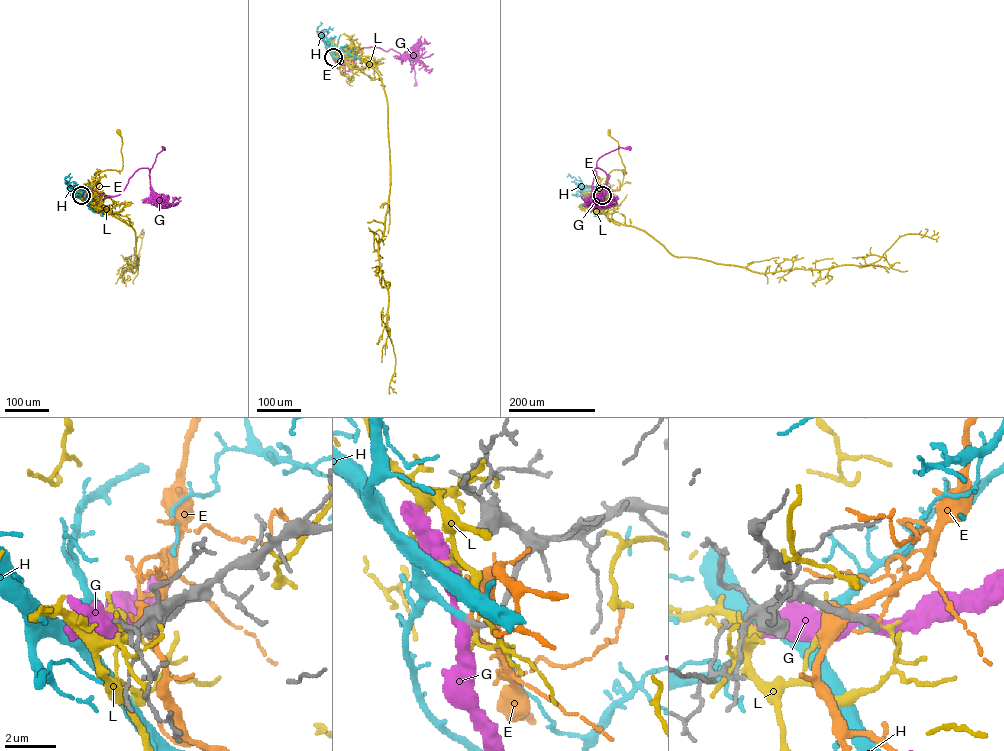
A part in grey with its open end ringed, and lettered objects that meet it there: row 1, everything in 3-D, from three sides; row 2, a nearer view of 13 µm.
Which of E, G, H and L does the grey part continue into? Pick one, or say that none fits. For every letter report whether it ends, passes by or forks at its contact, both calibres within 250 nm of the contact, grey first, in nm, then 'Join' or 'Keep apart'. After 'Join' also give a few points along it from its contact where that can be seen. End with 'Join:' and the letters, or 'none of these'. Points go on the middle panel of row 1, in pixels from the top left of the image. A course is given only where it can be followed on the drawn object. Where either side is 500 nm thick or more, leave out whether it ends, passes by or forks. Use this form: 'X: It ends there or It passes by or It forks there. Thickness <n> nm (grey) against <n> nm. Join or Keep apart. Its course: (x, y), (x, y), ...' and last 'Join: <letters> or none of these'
E: It ends there. Thickness 320 nm (grey) against 150 nm. Keep apart
G: It passes by. Thickness 280 nm (grey) against 440 nm. Keep apart
H: It ends there. Thickness 280 nm (grey) against 240 nm. Join. Its course: (333, 57), (323, 41), (327, 44)
L: It ends there. Thickness 320 nm (grey) against 170 nm. Keep apart
Join: H

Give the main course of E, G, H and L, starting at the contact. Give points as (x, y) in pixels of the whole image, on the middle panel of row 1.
E: (334, 57), (335, 62), (345, 62), (352, 42)
G: (333, 57), (335, 61), (344, 53), (377, 47), (393, 49), (402, 59), (406, 51), (414, 68), (415, 84)
H: (333, 57), (323, 41), (327, 44)
L: (334, 57), (331, 53), (336, 63), (343, 59), (374, 80), (373, 66), (370, 63)

